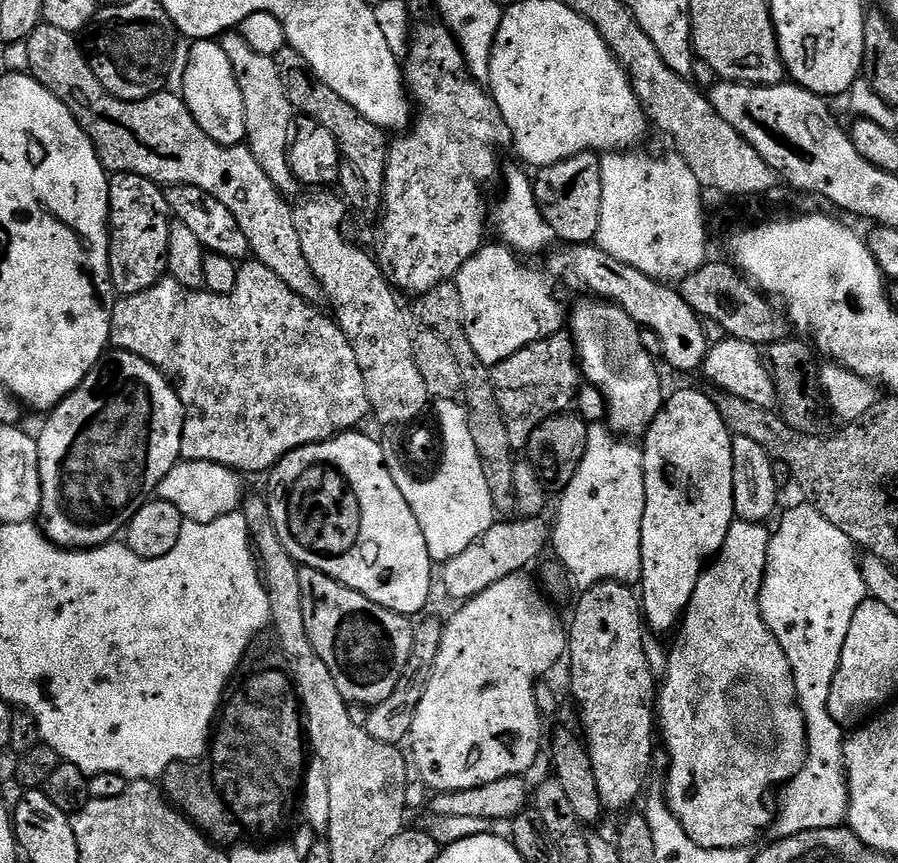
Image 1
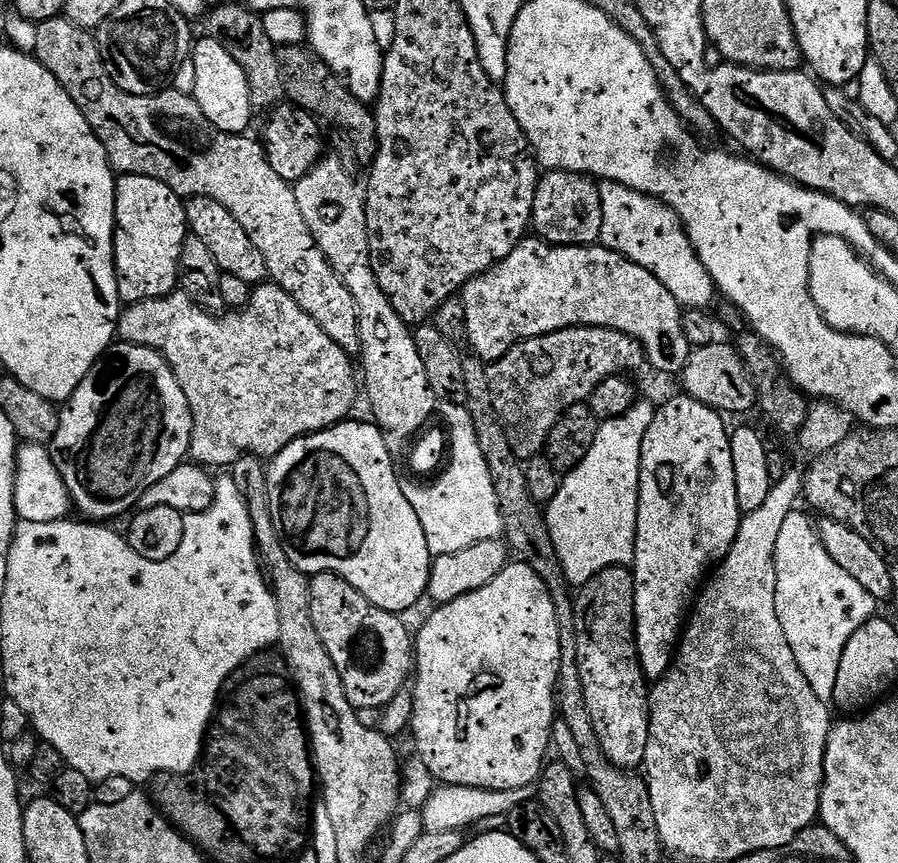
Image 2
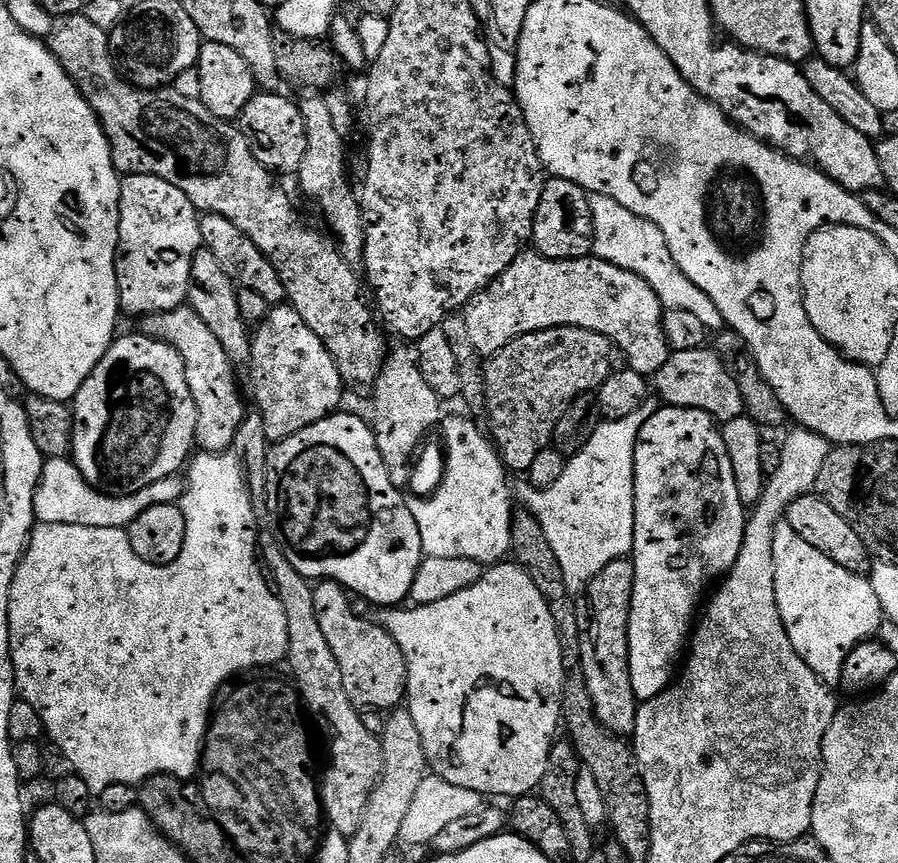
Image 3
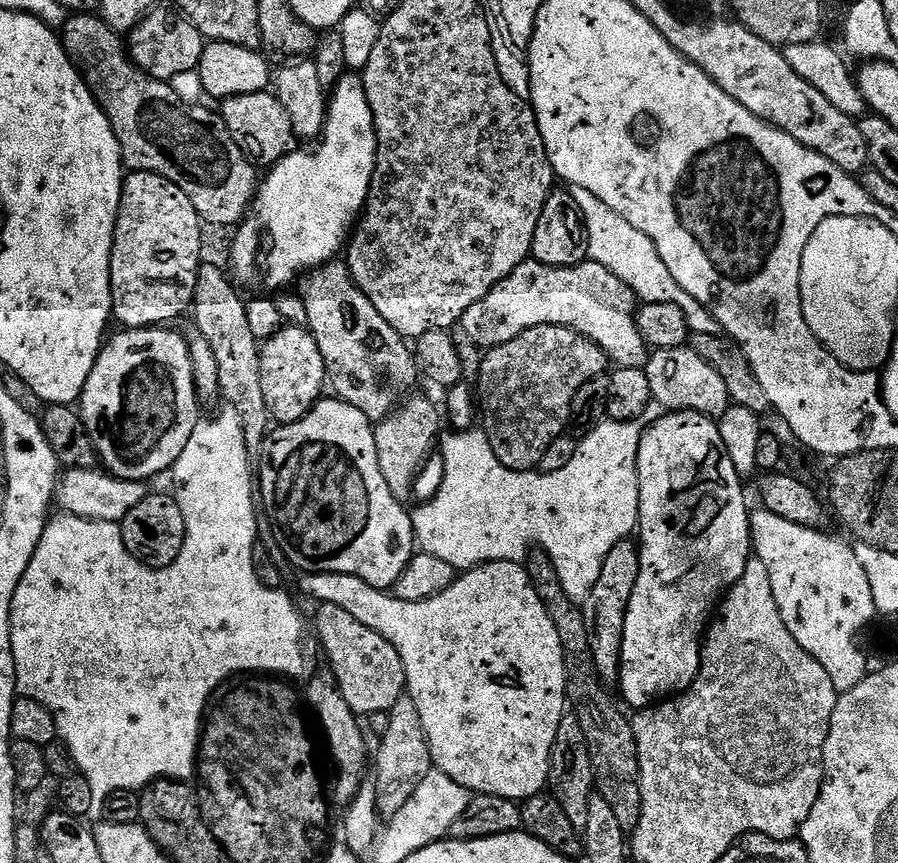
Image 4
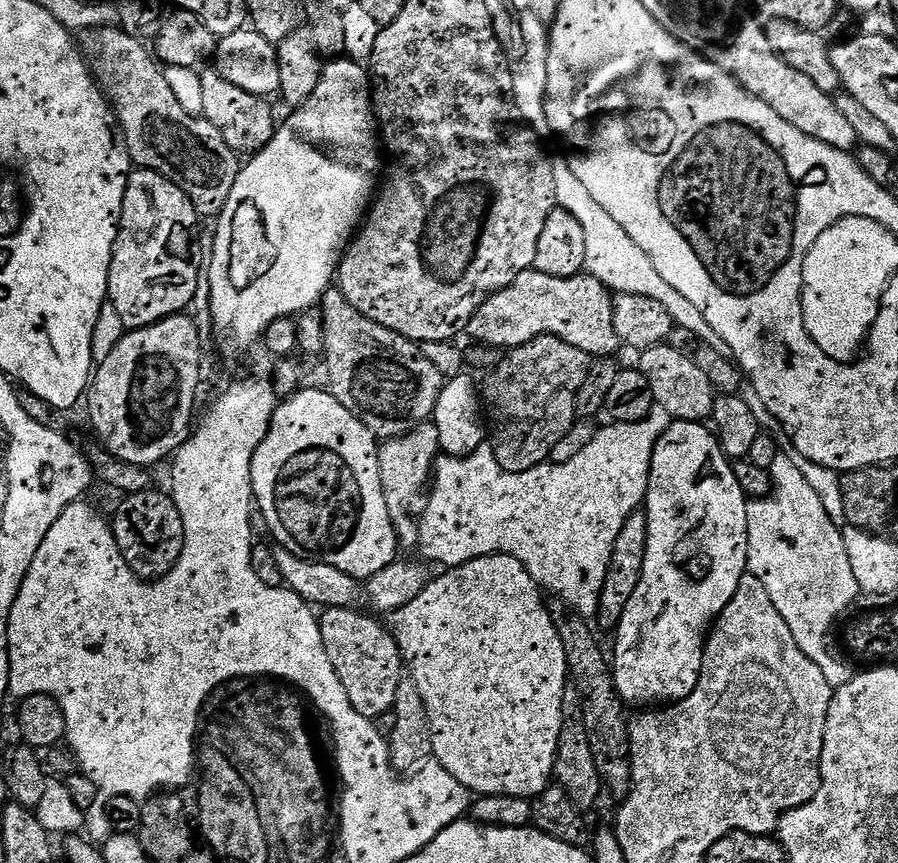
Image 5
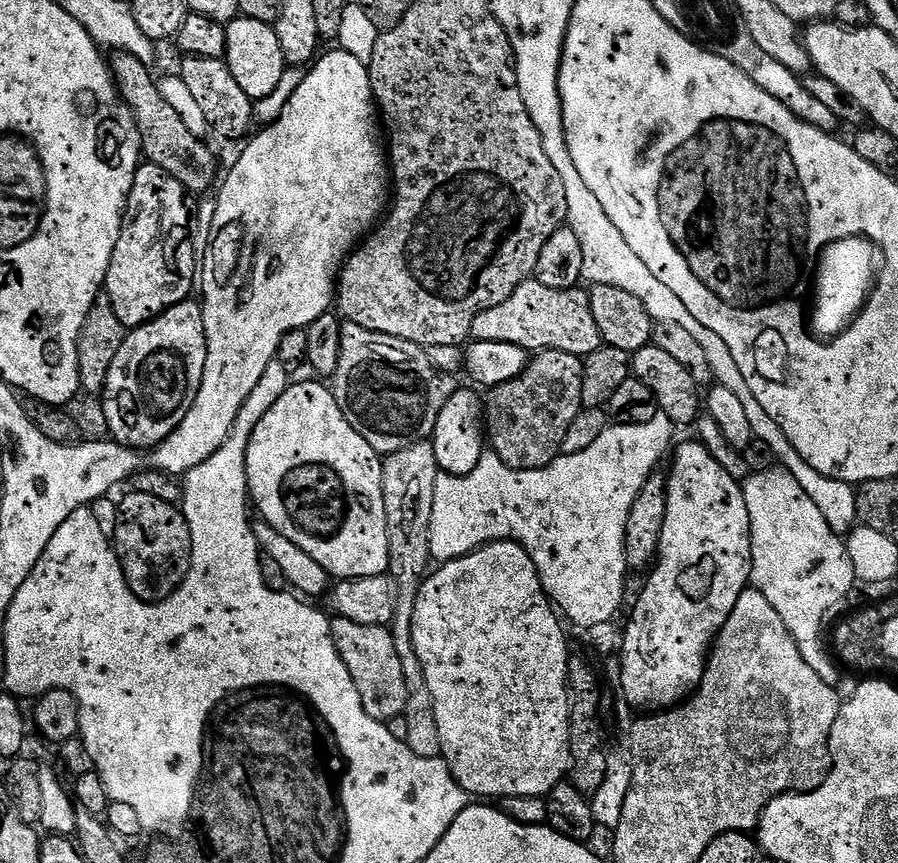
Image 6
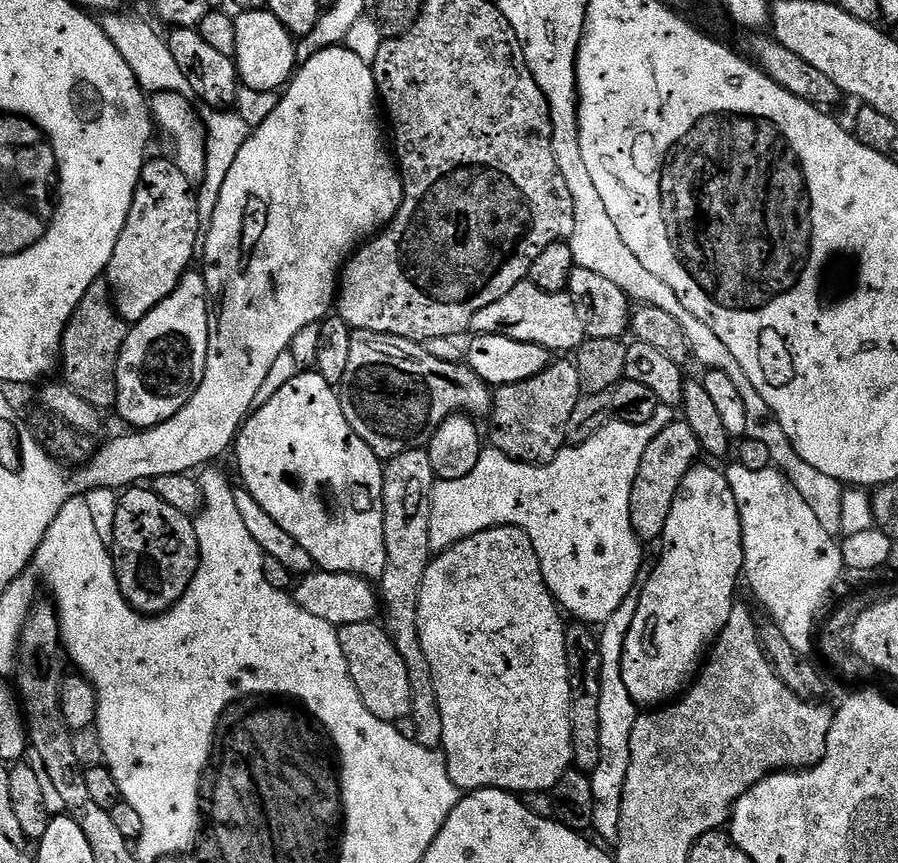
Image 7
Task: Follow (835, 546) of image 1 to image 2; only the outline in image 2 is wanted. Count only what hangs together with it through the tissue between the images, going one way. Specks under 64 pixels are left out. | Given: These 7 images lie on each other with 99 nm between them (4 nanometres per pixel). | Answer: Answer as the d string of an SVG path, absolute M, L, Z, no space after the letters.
M797 510L786 518L778 534L778 550L774 554L776 567L776 609L778 622L786 633L786 642L798 658L798 667L810 682L814 694L831 701L834 685L838 682L838 666L842 666L842 650L846 642L867 621L877 615L878 601L859 582L854 582L822 546L815 523L811 524Z

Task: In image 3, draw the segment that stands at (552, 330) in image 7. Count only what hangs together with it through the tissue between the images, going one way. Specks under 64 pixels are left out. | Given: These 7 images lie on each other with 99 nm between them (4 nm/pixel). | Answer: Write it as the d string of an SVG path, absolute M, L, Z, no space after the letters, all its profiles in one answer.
M525 250L521 252L518 258L514 258L514 262L510 262L510 266L506 266L506 270L502 270L502 274L498 278L494 278L490 281L474 299L469 300L468 303L464 305L462 315L466 322L466 331L470 333L470 338L468 339L469 345L484 358L494 355L498 350L502 350L502 346L514 342L514 338L522 338L522 334L530 334L531 332L546 330L547 328L585 328L586 330L594 330L598 334L610 338L610 342L614 342L616 347L620 349L627 367L632 368L638 374L652 378L655 377L658 370L662 370L662 366L666 366L670 355L668 335L664 333L665 311L664 303L660 301L658 294L654 294L650 282L638 278L638 274L634 274L630 270L622 270L618 266L614 266L605 260L600 260L597 256L591 254L578 258L577 260L551 260L545 256L541 256L540 253L535 250Z

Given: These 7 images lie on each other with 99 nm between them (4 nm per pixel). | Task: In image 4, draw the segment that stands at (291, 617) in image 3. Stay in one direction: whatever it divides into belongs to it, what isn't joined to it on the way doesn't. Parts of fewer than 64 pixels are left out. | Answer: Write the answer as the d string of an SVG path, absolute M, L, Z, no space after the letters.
M323 670L308 684L308 700L306 696L306 704L316 711L316 716L320 719L320 724L324 727L324 736L328 739L328 748L332 751L332 760L336 763L336 785L330 788L330 796L333 801L344 804L343 806L351 805L356 799L356 795L360 793L360 789L365 787L364 771L369 771L370 768L370 744L368 748L369 737L366 735L365 729L362 727L361 721L358 719L354 710L350 710L350 706L346 706L346 698L342 698L339 686L336 685L336 680L333 678L331 671Z

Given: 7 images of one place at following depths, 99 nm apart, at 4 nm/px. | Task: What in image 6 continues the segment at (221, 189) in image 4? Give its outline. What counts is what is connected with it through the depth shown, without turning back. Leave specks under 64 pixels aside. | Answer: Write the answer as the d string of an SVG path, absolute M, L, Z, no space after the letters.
M116 52L110 60L112 76L116 80L116 90L130 106L140 131L140 150L147 163L166 170L189 193L204 192L216 180L216 156L207 148L205 141L190 132L182 122L176 110L166 102L157 84L157 77L152 77L152 68L144 64L134 54Z

